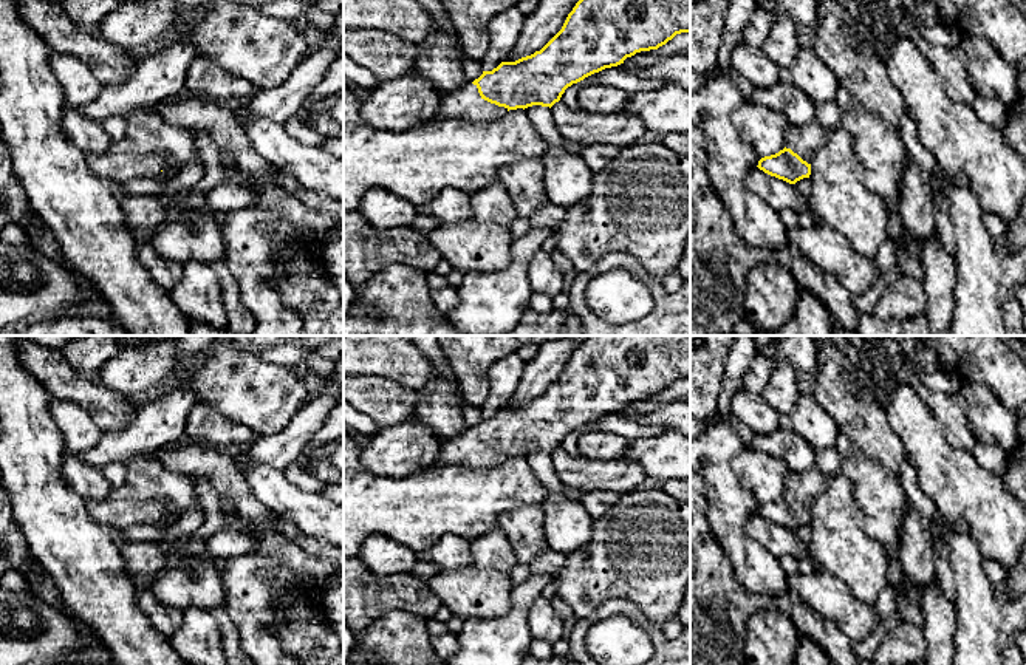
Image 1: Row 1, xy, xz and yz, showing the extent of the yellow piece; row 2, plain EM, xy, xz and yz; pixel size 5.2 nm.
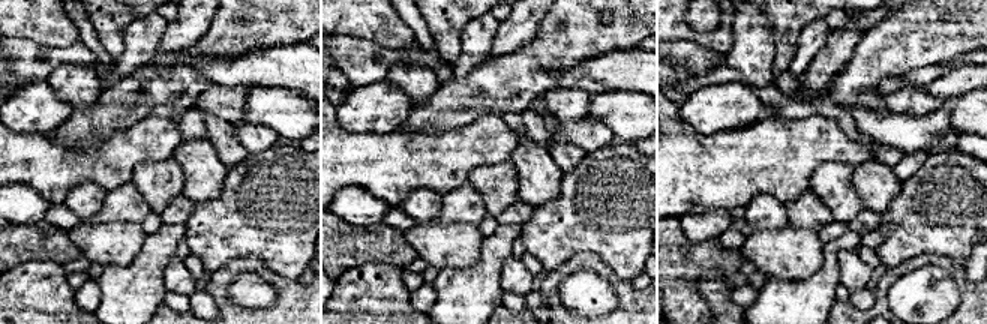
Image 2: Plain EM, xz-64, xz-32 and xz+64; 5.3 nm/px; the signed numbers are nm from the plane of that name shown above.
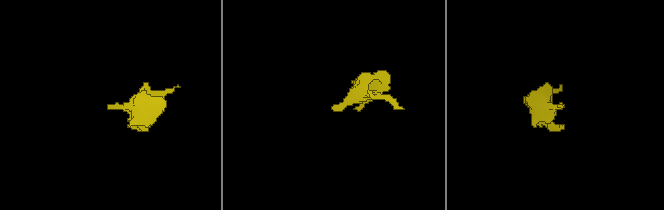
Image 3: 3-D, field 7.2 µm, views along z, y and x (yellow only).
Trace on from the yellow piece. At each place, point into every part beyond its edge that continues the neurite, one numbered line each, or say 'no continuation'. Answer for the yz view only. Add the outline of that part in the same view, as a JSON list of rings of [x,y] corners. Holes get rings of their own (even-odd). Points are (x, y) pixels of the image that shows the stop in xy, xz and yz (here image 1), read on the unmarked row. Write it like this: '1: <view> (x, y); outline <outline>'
1: yz (803, 486); outline [[[817,467],[808,472],[791,472],[785,486],[785,493],[791,495],[808,510],[812,510],[814,503],[833,479],[834,476]]]

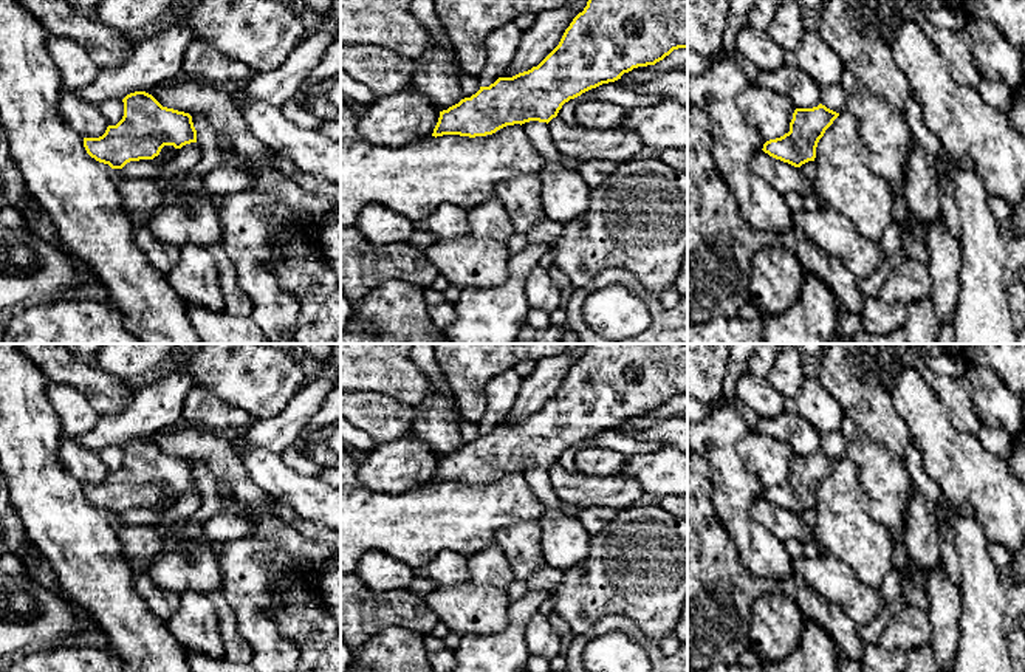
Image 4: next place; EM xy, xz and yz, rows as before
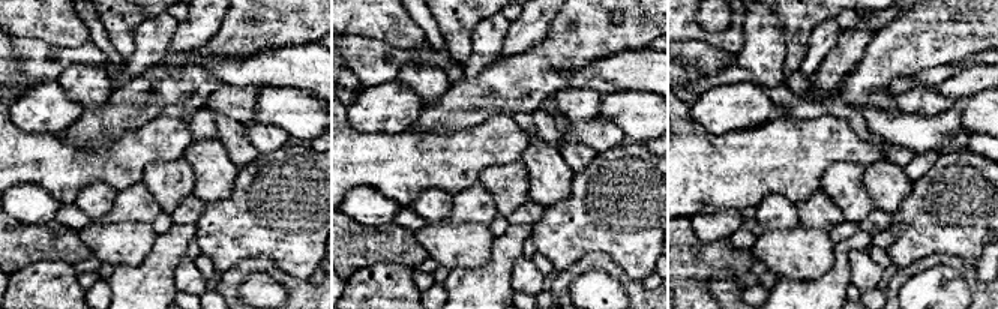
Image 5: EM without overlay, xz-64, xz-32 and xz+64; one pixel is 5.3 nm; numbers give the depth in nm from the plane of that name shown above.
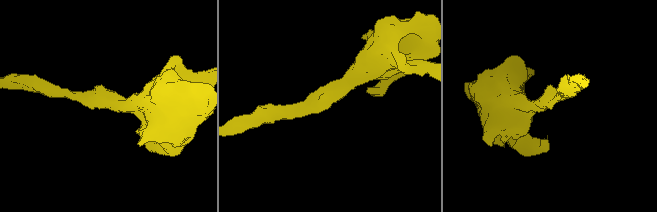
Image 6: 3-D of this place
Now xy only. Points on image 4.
no continuation

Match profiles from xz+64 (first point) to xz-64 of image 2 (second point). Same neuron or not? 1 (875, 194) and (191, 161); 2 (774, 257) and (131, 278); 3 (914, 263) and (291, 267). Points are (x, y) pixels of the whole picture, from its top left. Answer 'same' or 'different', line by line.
1: same
2: different
3: different

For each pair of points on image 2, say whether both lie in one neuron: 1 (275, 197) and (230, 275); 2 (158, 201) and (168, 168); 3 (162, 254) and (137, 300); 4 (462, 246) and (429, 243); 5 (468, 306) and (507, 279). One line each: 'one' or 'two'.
1: two
2: one
3: one
4: one
5: two

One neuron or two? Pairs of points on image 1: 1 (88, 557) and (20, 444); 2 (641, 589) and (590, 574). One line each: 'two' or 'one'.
1: one
2: one

